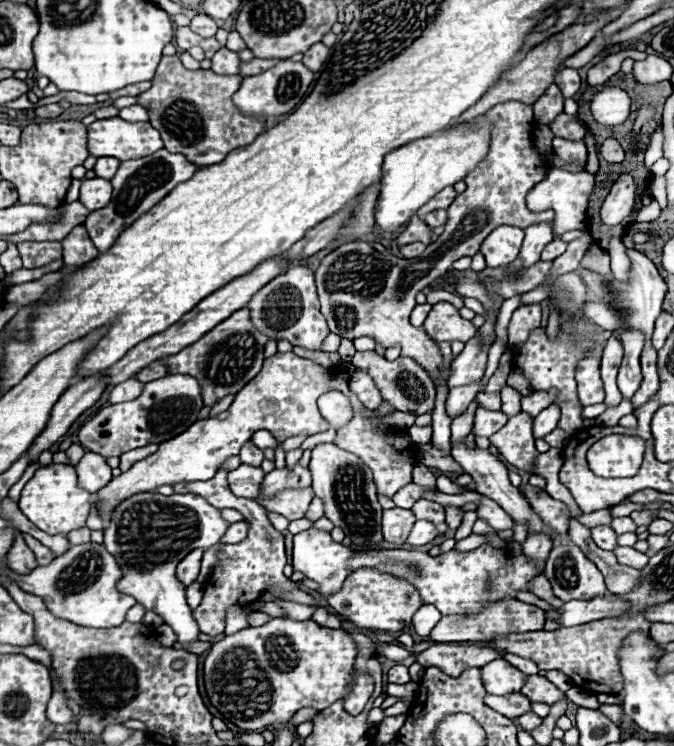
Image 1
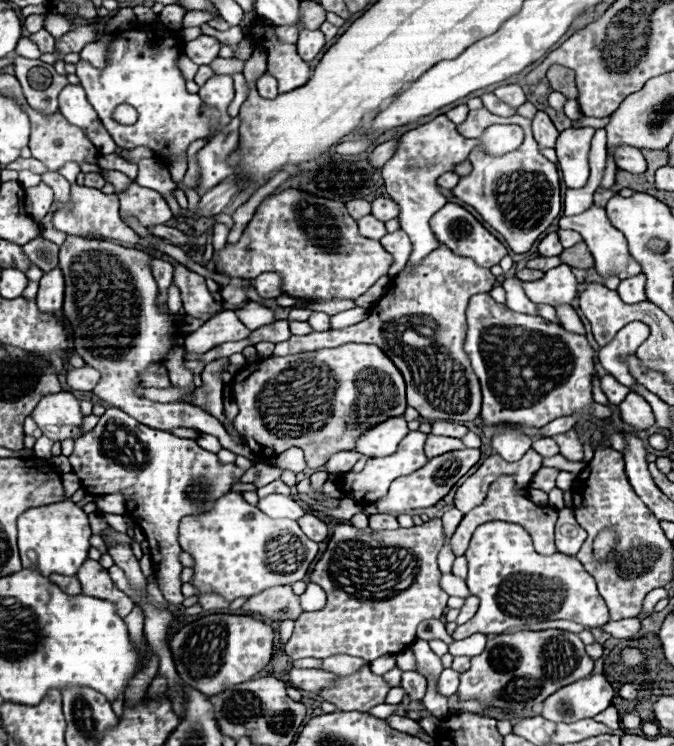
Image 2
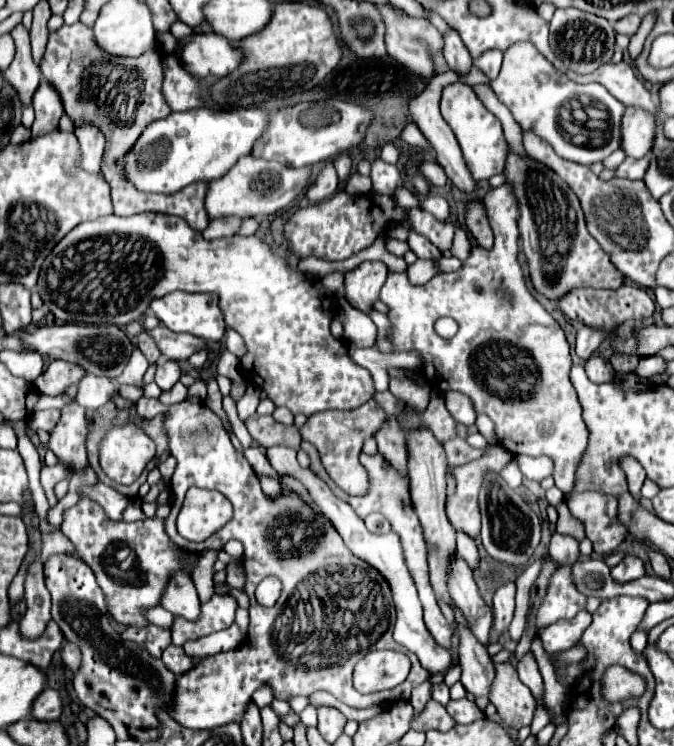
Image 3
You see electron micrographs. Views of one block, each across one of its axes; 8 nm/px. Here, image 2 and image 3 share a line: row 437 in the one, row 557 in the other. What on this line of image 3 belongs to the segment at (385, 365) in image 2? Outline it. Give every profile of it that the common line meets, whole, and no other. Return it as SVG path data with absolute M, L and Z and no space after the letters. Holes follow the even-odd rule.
M140 398L136 408L138 408L138 416L142 420L152 420L156 416L164 416L164 430L166 430L166 436L170 436L170 454L178 462L174 476L170 480L170 484L172 484L170 508L172 510L164 522L166 534L170 536L170 540L176 546L180 546L182 550L194 552L194 554L200 554L202 550L222 550L228 540L240 540L244 544L244 556L242 556L246 560L244 592L250 598L250 626L248 626L246 640L236 650L206 658L200 664L196 664L190 672L178 676L178 710L174 710L174 714L170 714L172 718L176 718L176 722L180 722L182 726L186 726L190 730L212 730L212 728L220 728L220 726L226 726L232 722L240 724L246 714L248 704L252 702L252 694L262 686L270 686L274 692L274 698L280 698L280 700L290 700L292 696L310 696L318 690L326 690L326 692L334 694L340 702L344 702L352 708L368 708L378 702L408 700L414 684L420 684L430 678L430 674L426 674L426 670L422 670L416 654L410 654L410 650L406 650L404 646L398 646L398 642L394 642L394 638L392 638L392 630L394 630L394 622L396 622L396 606L392 600L392 590L390 590L388 580L376 568L372 568L368 562L356 558L346 548L346 544L340 538L334 524L322 512L314 512L298 494L292 492L286 498L280 494L276 500L270 500L262 492L252 466L232 446L228 432L222 426L222 420L206 404L184 400L178 404L166 406L158 398ZM190 486L218 490L234 506L234 516L228 520L228 524L222 526L222 530L218 530L216 534L212 534L208 540L204 540L200 544L184 540L176 532L176 516L180 512L184 494L188 492ZM334 572L340 572L342 578L332 580ZM266 576L276 576L282 582L282 594L280 594L278 602L270 608L260 606L254 598L256 586ZM330 594L332 594L332 598L322 598L322 596L330 596ZM380 648L404 652L408 658L412 658L412 670L402 686L384 690L380 694L360 694L352 686L352 670L354 670L356 662L366 652L380 650Z

